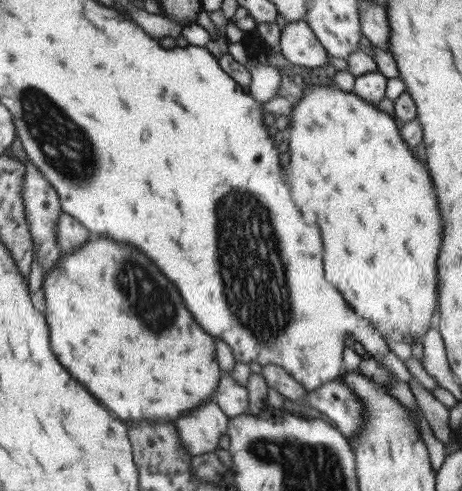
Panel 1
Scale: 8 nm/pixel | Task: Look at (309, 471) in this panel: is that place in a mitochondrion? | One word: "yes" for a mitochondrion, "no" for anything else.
yes

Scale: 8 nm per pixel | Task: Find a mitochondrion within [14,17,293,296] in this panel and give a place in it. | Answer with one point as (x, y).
(64, 145)

